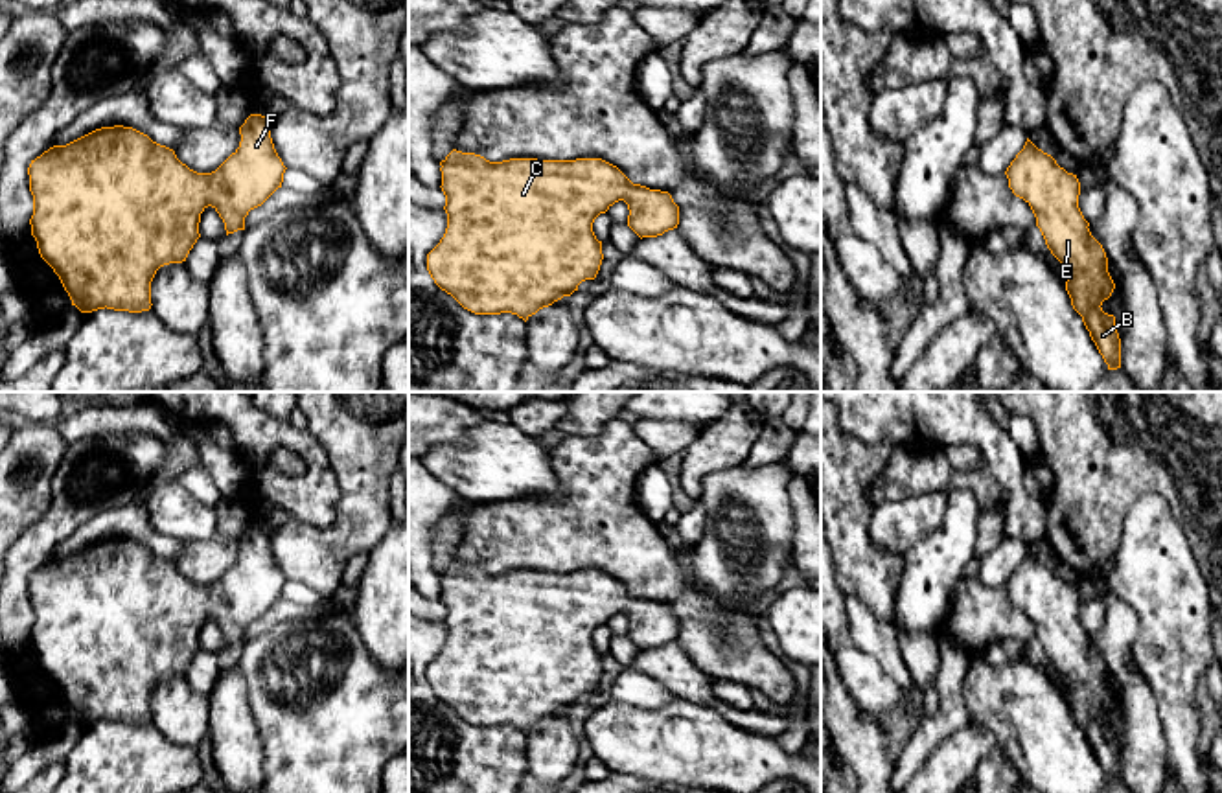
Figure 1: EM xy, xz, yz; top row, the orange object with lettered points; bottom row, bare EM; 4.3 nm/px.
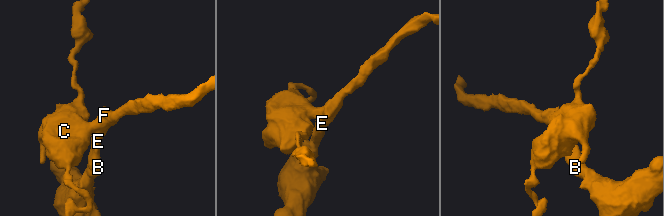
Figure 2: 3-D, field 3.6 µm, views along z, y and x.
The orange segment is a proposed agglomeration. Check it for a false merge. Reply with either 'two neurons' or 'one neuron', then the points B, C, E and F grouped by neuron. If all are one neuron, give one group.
one neuron | B C E F

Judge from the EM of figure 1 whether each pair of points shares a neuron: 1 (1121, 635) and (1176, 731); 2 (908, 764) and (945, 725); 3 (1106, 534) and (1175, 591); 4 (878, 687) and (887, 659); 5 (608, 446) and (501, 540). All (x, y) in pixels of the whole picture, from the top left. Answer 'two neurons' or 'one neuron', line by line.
1: two neurons
2: one neuron
3: two neurons
4: two neurons
5: one neuron

